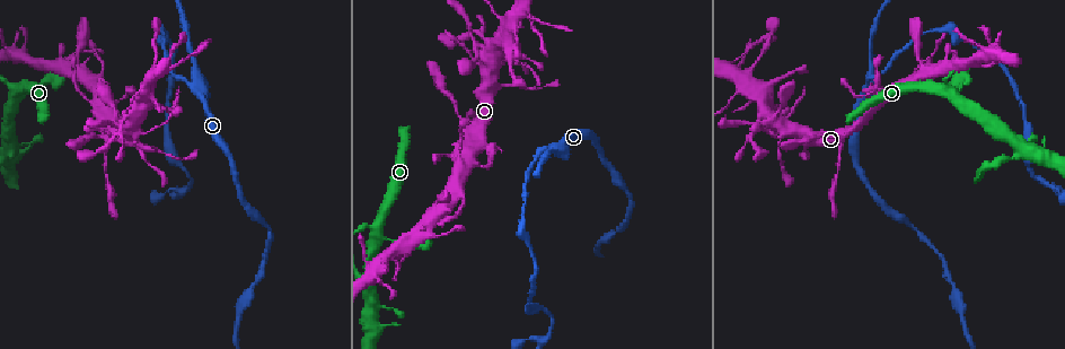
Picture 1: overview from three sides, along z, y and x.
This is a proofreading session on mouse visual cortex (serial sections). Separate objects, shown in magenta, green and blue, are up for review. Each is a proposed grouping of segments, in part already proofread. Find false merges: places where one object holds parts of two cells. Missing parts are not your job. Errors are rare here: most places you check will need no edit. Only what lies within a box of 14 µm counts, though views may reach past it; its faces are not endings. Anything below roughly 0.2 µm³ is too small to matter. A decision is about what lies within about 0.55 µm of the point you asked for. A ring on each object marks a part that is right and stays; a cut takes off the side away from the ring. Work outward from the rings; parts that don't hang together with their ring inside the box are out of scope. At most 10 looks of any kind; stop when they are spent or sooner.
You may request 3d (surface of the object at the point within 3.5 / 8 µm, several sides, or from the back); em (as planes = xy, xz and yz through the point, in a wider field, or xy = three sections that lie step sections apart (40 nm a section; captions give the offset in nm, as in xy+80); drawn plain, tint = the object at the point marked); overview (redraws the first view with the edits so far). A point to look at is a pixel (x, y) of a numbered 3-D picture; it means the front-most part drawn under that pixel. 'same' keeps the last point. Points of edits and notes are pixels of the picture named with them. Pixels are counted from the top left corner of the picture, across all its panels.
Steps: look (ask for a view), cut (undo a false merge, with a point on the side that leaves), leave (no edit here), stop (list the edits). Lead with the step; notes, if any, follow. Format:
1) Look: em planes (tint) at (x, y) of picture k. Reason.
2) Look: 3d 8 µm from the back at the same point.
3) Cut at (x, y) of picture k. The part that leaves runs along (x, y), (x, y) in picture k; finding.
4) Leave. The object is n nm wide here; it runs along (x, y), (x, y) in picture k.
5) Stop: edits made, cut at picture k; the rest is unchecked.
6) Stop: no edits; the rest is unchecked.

Look: 3d 3.5 µm at (198, 87) of picture 1. Two arms in line, one across.

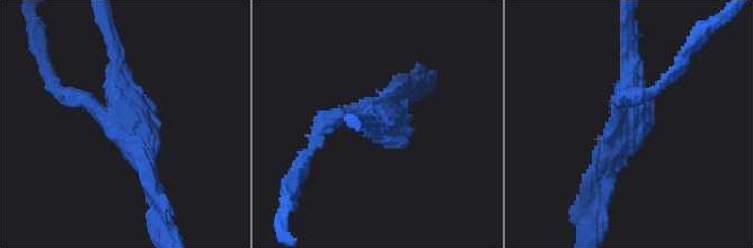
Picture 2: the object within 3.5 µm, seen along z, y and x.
Look: em xy step 2 (tint) at (380, 118) of picture 2.

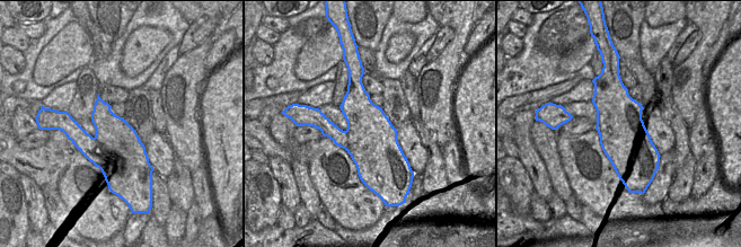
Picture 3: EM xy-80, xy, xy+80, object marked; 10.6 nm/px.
Cut at (325, 120) of picture 2. The part that leaves runs along (354, 113), (336, 115), (319, 130), (295, 176) in picture 2; a second cell is stuck on.

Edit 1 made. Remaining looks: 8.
Look: overview.

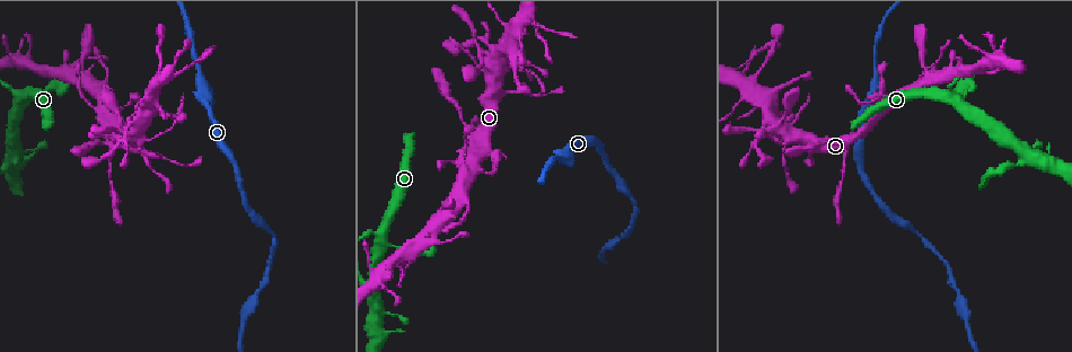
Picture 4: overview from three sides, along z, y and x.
Look: 3d 3.5 µm at (499, 66) of picture 4. Arms part here.

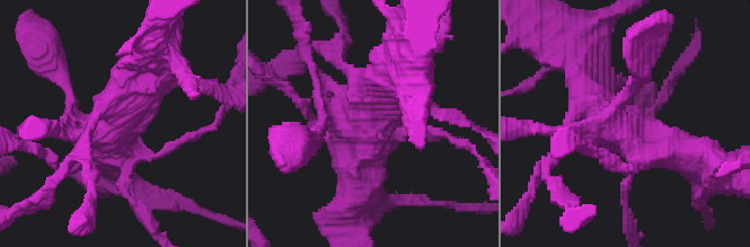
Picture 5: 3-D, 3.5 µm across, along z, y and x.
Look: em planes (tint) at (367, 121) of picture 5.

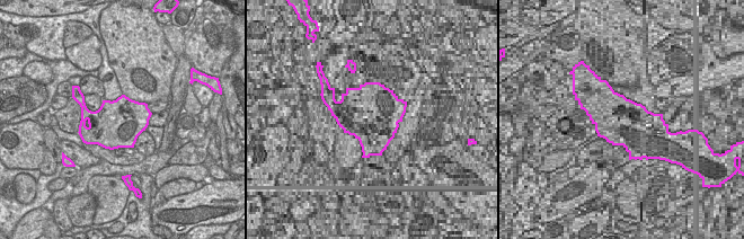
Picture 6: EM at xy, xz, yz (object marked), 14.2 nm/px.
Leave. It runs along (690, 155), (638, 143), (590, 78) in picture 5; all the same cell.

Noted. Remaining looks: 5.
Look: 3d 3.5 µm at (734, 74) of picture 4. Sudden change in width.

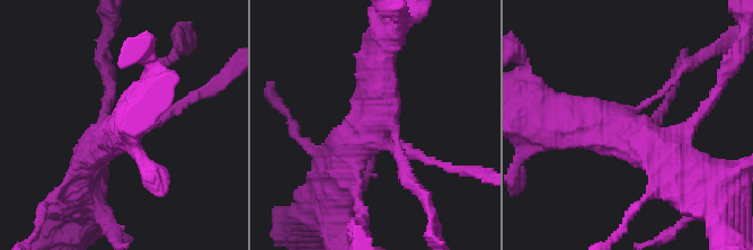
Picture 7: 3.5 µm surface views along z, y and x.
Look: em xy step 2 (tint) at (379, 124) of picture 7.

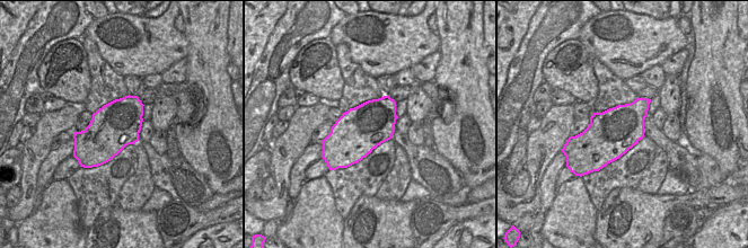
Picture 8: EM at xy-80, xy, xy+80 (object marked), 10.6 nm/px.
Leave. It runs along (87, 159), (142, 110), (149, 86) in picture 7; continuous, no second cell.

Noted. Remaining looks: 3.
Look: 3d 8 µm at (16, 101) of picture 4. Sharp bend.

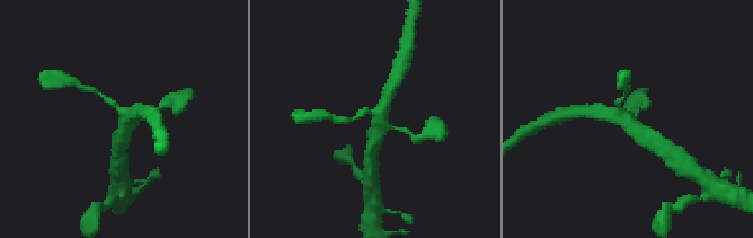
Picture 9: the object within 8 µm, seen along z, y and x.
Look: em xy step 3 (tint) at (381, 120) of picture 9. 4 arms meet here; the arms are 150, 200, 350, 500 nm wide.

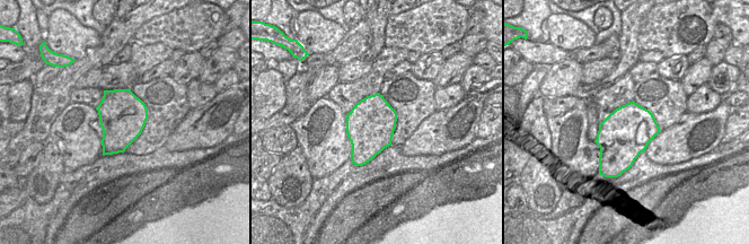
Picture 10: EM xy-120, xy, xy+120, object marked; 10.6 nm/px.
Leave. Continuous, no second cell.

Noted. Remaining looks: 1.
Stop: edits made, cut at picture 2; the rest is unchecked.

